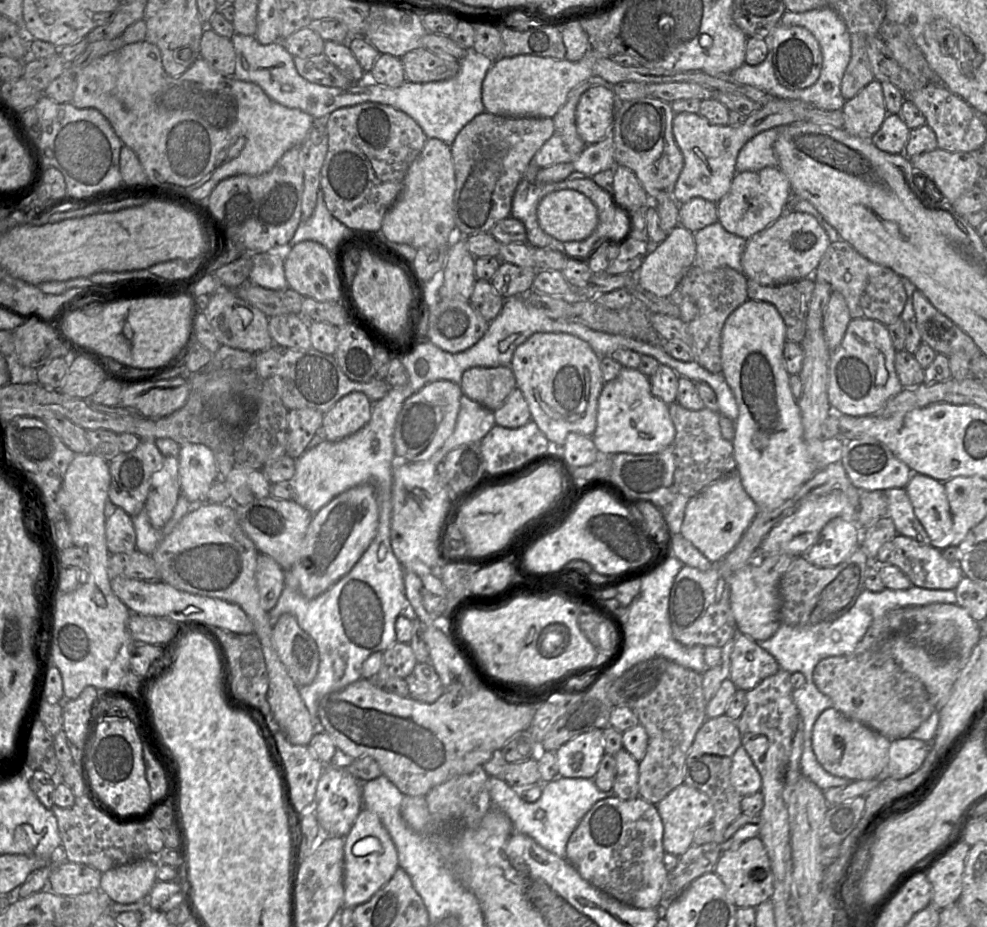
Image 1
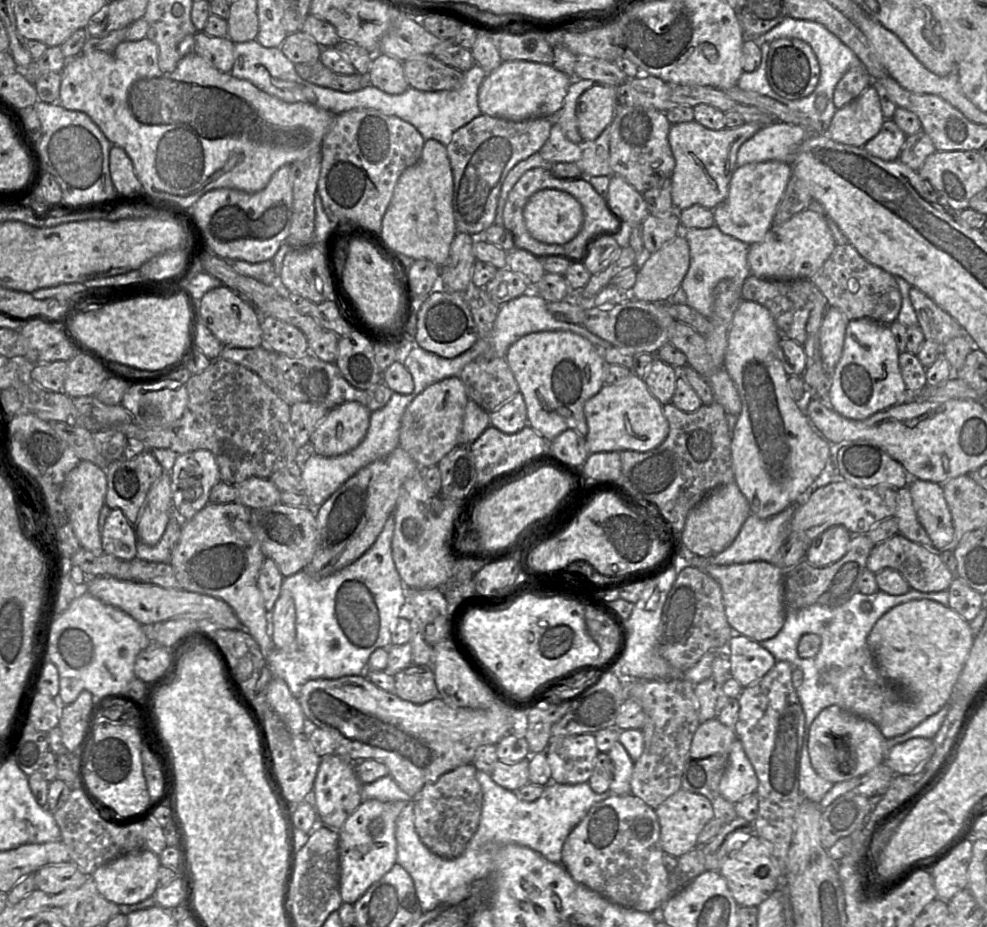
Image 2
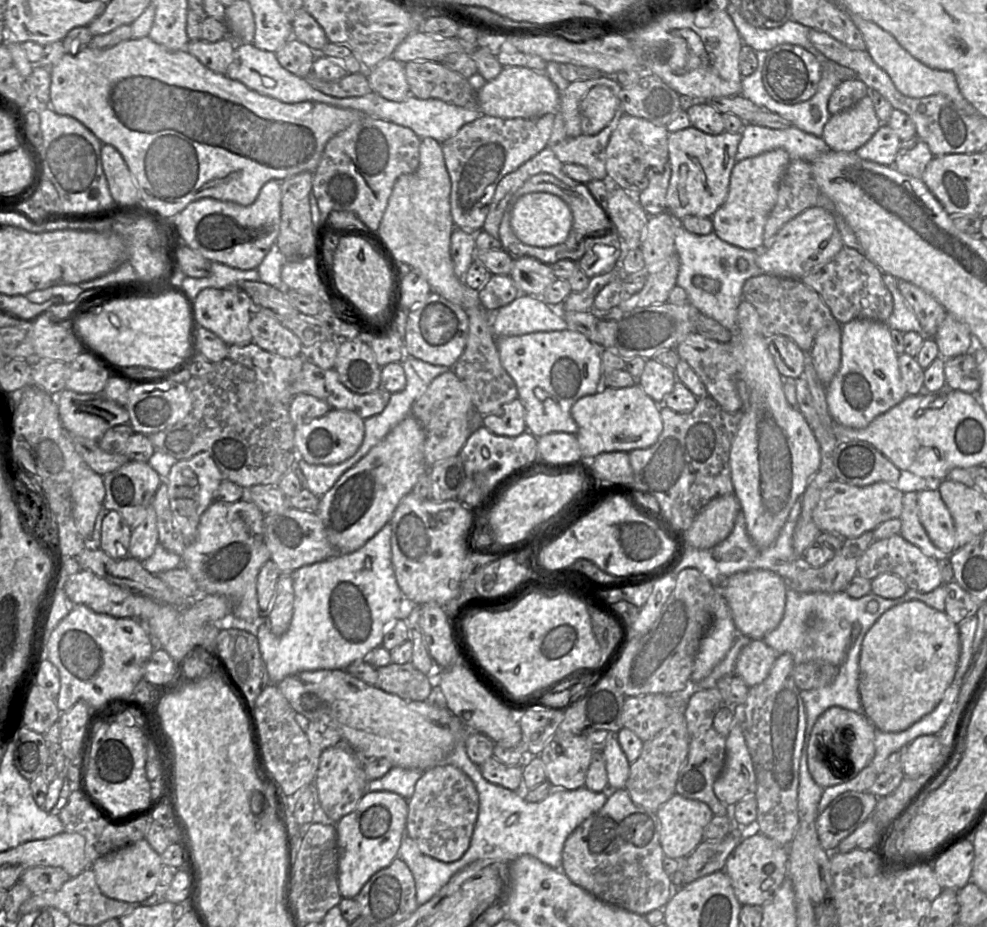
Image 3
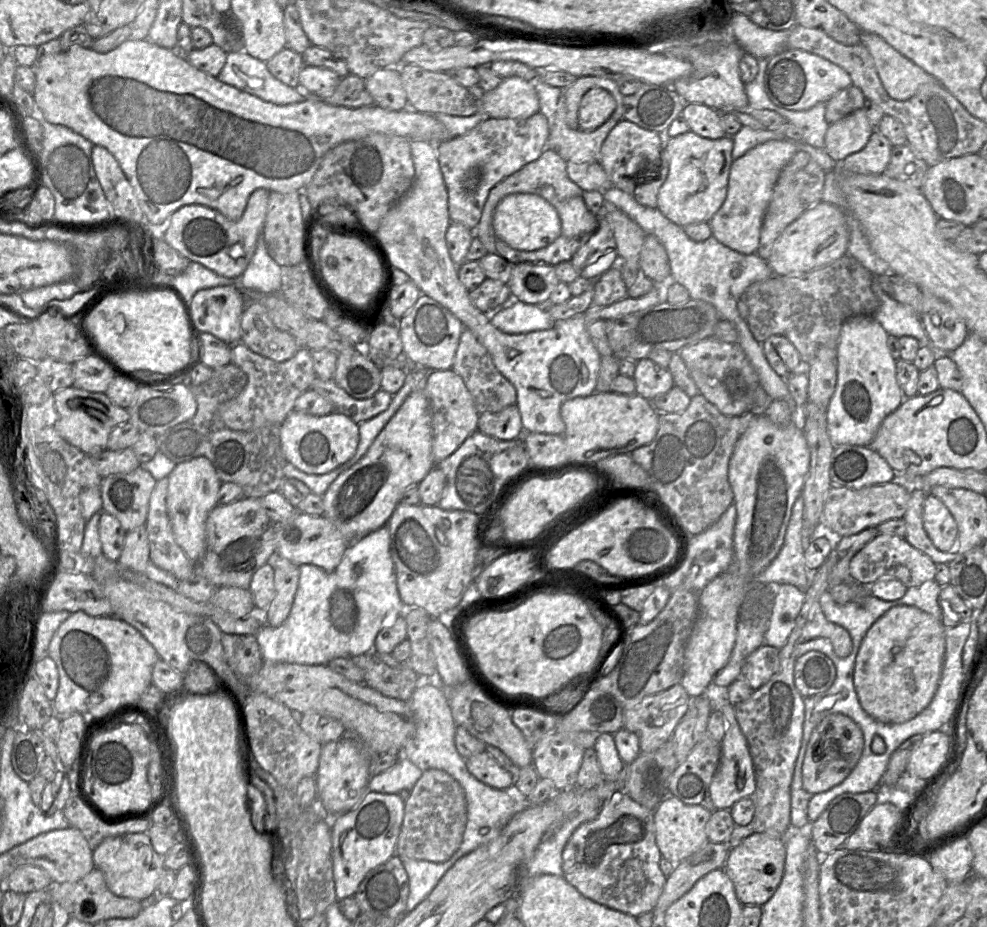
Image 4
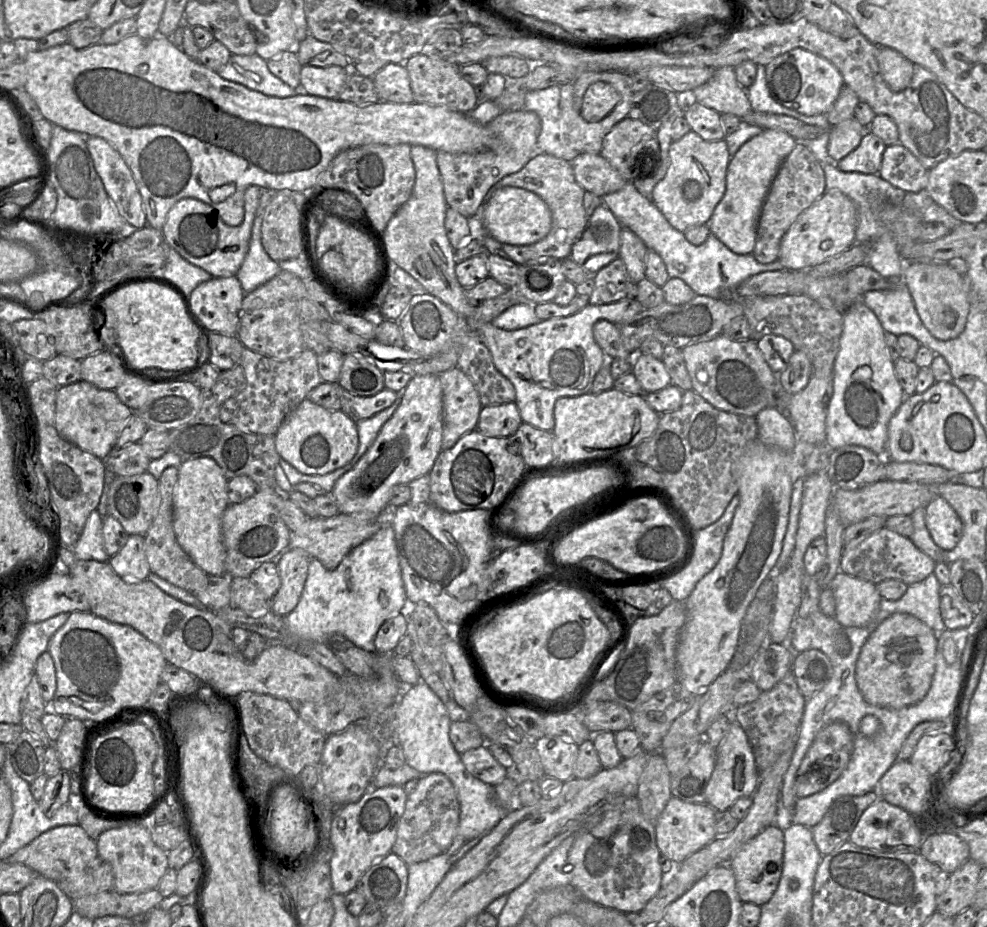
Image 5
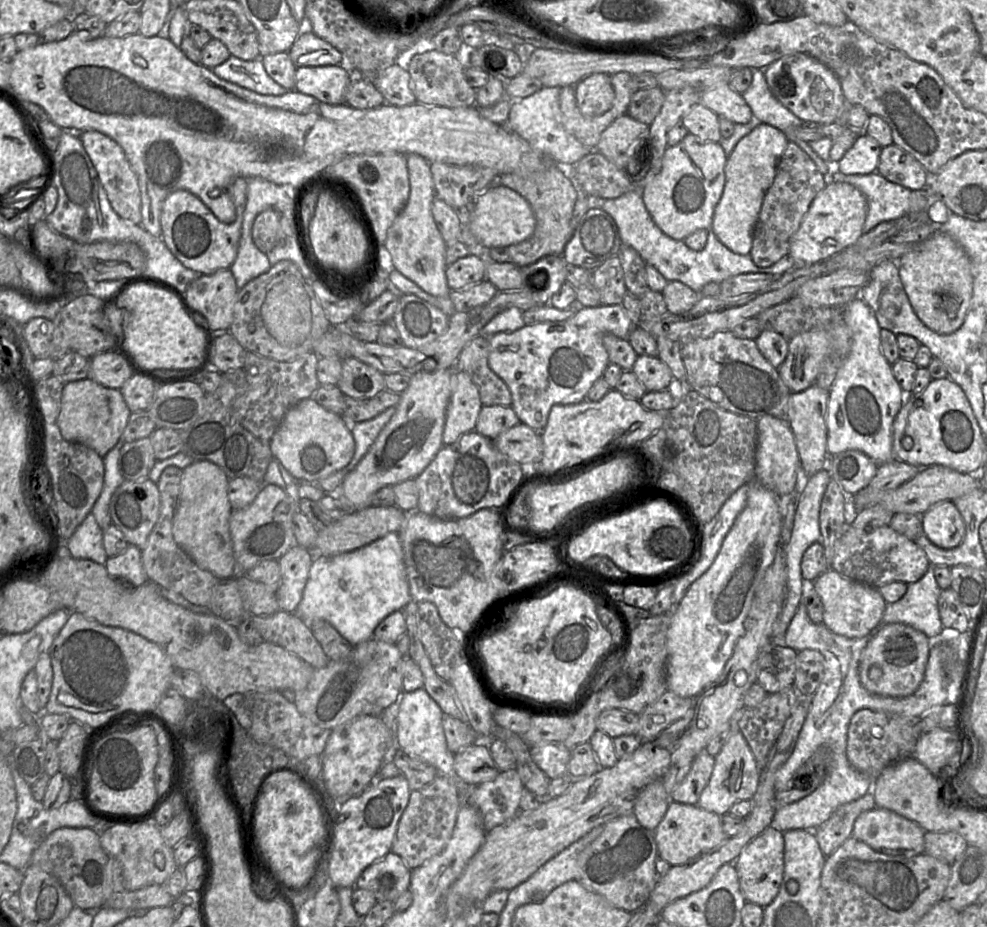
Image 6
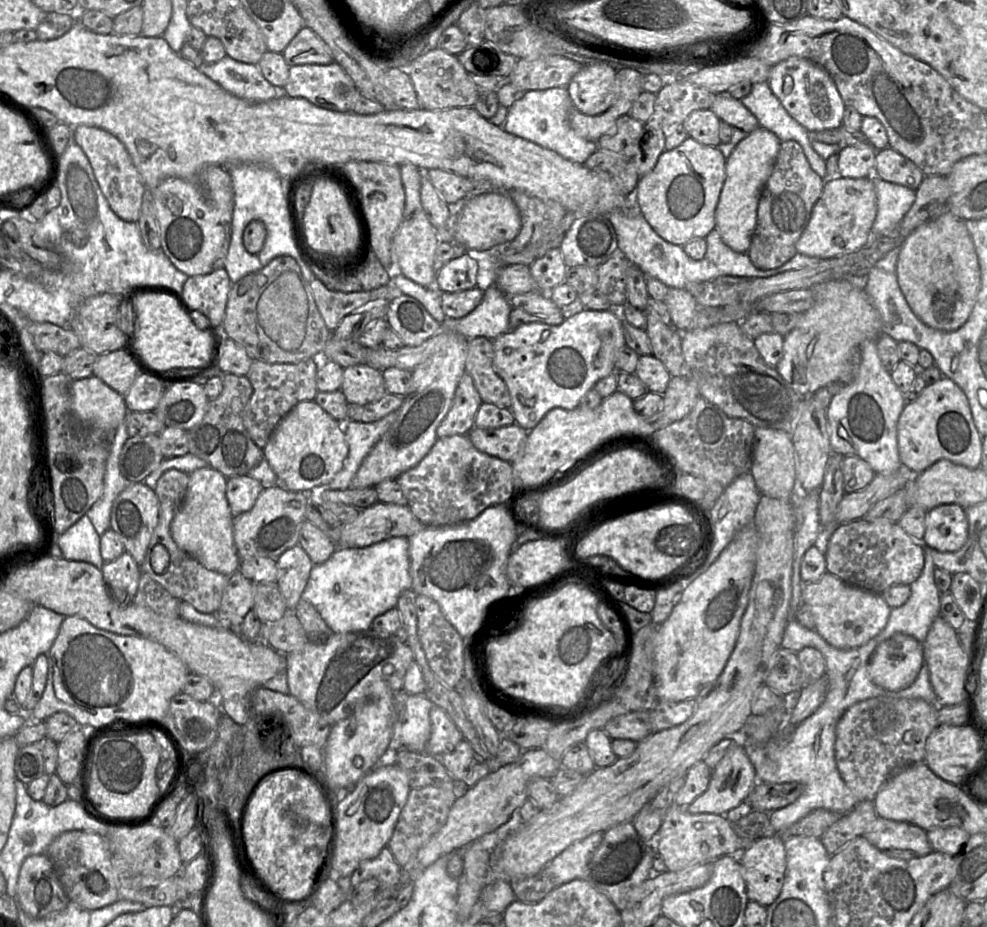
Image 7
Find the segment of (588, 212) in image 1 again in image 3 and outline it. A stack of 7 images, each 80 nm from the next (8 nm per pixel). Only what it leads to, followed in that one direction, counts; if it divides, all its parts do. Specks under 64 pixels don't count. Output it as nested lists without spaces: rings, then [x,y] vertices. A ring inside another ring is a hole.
[[[532,192],[521,196],[513,204],[510,225],[522,243],[535,247],[551,247],[566,241],[572,226],[572,213],[560,197],[546,192]]]

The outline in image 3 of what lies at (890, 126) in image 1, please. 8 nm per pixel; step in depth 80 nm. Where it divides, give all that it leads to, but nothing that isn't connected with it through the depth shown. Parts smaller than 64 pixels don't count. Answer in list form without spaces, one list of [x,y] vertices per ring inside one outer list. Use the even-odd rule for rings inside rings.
[[[883,123],[870,140],[855,151],[855,154],[863,160],[893,166],[900,143],[901,140],[896,133]]]

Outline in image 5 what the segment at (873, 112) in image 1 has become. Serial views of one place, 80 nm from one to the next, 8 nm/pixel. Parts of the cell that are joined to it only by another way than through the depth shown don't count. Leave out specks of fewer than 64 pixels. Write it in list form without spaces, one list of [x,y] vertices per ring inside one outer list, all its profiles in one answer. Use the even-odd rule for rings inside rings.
[[[854,117],[846,119],[829,129],[828,154],[831,162],[837,162],[855,150],[868,128]]]

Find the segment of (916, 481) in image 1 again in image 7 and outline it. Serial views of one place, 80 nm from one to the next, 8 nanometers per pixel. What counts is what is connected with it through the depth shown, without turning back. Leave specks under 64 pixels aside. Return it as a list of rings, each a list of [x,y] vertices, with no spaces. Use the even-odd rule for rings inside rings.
[[[956,503],[940,504],[928,510],[925,517],[923,547],[940,552],[959,550],[968,537],[965,508]]]

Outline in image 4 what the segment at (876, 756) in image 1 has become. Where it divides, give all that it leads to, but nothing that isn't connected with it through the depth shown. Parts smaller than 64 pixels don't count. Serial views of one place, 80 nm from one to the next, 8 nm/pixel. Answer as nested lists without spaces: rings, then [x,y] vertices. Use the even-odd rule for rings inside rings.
[[[831,714],[814,729],[802,764],[803,788],[811,795],[828,791],[843,782],[858,763],[864,747],[860,727],[848,716]]]

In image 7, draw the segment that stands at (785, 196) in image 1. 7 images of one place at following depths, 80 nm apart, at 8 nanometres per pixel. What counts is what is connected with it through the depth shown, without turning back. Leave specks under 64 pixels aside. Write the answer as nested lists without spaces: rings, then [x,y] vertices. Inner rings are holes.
[[[758,127],[749,133],[726,160],[726,178],[715,211],[715,229],[732,250],[747,253],[757,221],[761,192],[772,174],[781,141],[772,132]]]

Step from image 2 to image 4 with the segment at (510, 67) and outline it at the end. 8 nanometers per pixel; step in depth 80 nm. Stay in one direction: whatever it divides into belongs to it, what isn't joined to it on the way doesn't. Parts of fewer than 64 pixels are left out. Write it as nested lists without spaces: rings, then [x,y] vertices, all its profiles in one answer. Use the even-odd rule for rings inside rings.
[[[519,77],[504,78],[493,90],[485,92],[481,98],[481,110],[490,118],[525,119],[539,112],[539,99],[534,82]]]

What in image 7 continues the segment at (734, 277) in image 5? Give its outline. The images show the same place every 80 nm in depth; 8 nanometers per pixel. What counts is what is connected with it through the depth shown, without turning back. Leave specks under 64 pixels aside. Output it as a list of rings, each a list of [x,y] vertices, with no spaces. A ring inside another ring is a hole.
[[[636,188],[627,195],[627,199],[629,206],[614,209],[607,214],[616,230],[618,252],[622,253],[631,264],[639,267],[647,277],[656,278],[670,288],[685,289],[688,283],[703,283],[720,276],[770,277],[786,271],[817,266],[824,260],[797,253],[778,268],[761,270],[753,265],[747,253],[735,252],[727,246],[715,228],[705,238],[707,247],[704,258],[693,260],[685,253],[682,246],[665,241],[649,225],[637,203]]]

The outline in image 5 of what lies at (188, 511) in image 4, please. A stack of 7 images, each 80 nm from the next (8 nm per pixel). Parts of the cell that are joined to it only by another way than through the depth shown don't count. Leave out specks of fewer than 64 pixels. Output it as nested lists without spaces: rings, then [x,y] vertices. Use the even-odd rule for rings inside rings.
[[[199,457],[185,460],[178,468],[178,480],[173,490],[173,529],[180,547],[192,561],[207,575],[225,575],[226,550],[222,540],[221,520],[230,505],[227,496],[227,477],[224,471],[211,457]]]

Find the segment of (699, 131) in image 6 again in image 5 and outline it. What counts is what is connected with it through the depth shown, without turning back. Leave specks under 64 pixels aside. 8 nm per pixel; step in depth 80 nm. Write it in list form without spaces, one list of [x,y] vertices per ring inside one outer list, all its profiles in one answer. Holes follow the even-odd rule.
[[[687,100],[682,116],[689,124],[691,131],[698,134],[703,140],[715,141],[725,139],[721,123],[721,114],[704,105]]]

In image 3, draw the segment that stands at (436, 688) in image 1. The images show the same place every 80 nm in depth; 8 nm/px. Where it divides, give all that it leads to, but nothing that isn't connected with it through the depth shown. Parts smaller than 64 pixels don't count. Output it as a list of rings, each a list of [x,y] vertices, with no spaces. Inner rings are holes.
[[[411,662],[401,665],[391,663],[376,670],[378,679],[375,686],[404,700],[425,701],[433,692],[428,677]]]

